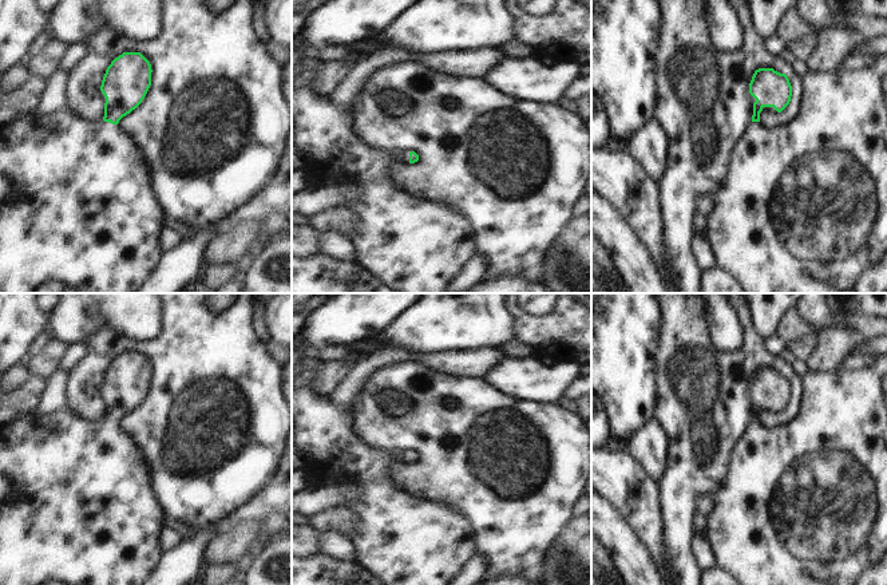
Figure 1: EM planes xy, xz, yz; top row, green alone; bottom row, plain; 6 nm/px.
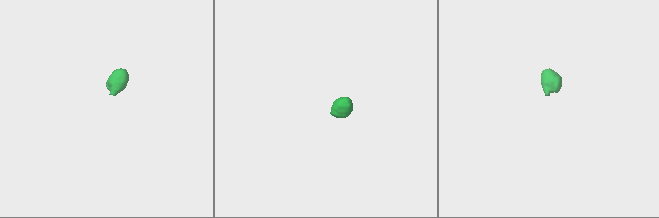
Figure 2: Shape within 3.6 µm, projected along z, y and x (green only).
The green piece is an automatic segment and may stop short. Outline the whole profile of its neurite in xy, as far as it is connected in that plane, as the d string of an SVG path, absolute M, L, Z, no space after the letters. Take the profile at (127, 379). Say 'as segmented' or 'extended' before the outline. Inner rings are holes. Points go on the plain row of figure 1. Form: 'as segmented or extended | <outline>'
extended | M123 352L107 367L100 391L106 398L104 416L100 422L80 419L70 411L59 411L48 416L37 412L0 426L0 585L40 585L43 582L62 582L64 585L143 585L154 572L162 550L158 535L163 526L163 515L157 495L151 487L149 466L132 439L123 432L119 420L135 410L144 399L151 386L151 364L140 352ZM9 490L20 490L16 501L8 499Z

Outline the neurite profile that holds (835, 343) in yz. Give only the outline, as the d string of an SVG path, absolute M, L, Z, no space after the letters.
M829 325L820 329L817 345L807 361L811 372L840 368L842 363L858 352L858 348L867 340L848 327Z

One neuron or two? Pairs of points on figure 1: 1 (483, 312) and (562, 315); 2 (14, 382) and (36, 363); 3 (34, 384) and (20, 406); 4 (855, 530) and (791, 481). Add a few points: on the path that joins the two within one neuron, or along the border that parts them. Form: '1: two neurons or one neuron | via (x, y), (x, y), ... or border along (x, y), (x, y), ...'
1: two neurons | border along (503, 307), (514, 324), (515, 338)
2: two neurons | border along (23, 366), (31, 375)
3: one neuron | via (31, 390), (23, 400)
4: one neuron | via (838, 522), (808, 493)

